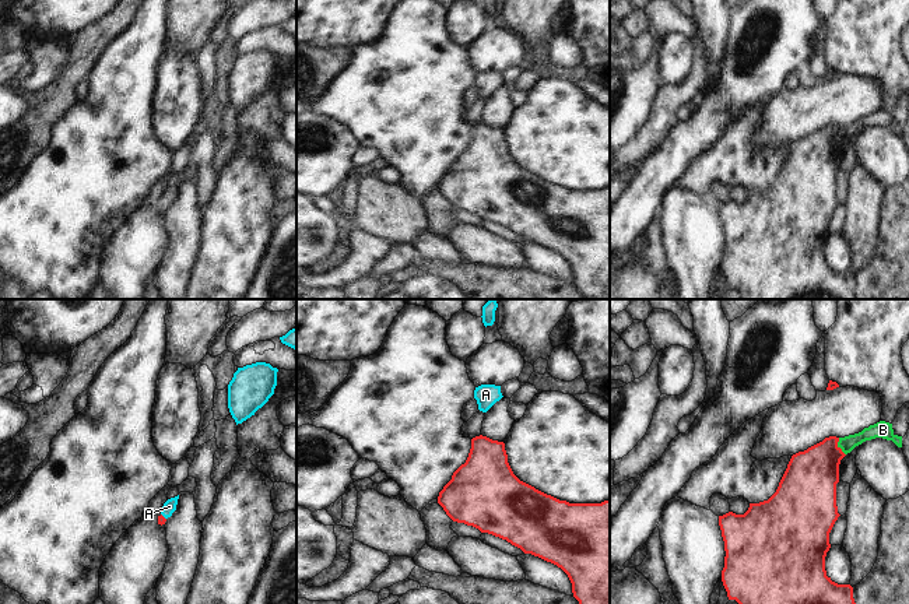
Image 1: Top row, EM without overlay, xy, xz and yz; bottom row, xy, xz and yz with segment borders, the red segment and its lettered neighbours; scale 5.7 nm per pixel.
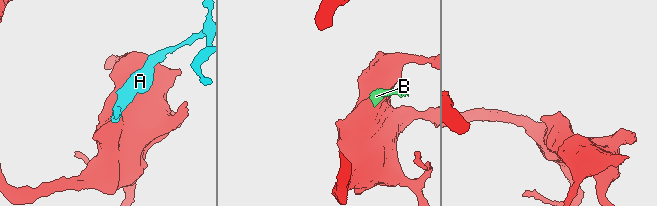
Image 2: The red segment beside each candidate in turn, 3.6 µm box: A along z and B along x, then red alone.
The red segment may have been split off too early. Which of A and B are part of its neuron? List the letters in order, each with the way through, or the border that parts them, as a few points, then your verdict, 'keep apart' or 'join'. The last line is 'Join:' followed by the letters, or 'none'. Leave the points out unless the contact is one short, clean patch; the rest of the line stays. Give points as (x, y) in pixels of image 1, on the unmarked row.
A: way xy (161, 207), (162, 203), (169, 193); join
B: border yz (838, 125), (838, 133), (845, 141); keep apart
Join: A

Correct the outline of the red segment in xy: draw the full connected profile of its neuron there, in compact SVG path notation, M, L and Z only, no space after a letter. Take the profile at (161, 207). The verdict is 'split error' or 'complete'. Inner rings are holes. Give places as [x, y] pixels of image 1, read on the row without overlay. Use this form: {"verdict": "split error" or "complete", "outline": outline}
{"verdict": "split error", "outline": "M179 182L175 185L168 186L161 197L161 201L158 203L158 211L165 211L166 206L172 203L172 200L176 197Z"}

